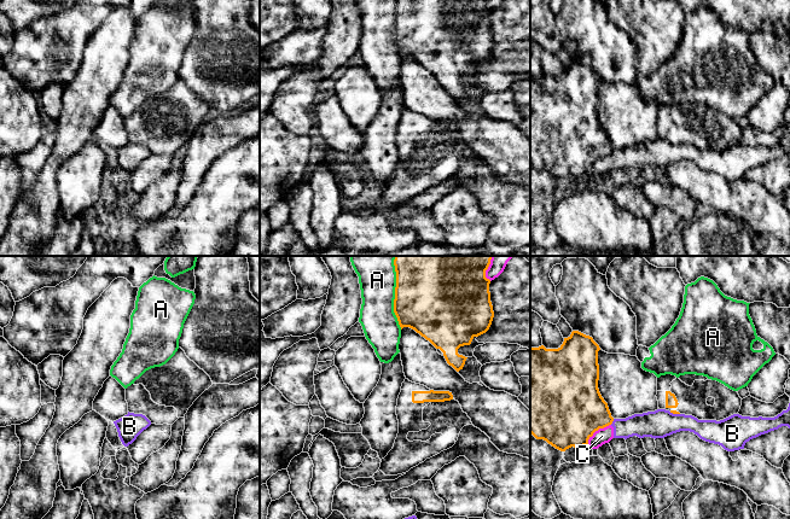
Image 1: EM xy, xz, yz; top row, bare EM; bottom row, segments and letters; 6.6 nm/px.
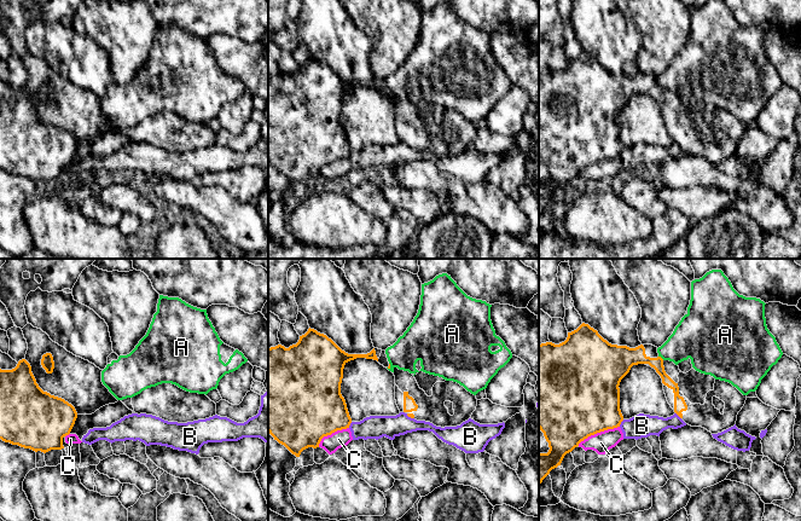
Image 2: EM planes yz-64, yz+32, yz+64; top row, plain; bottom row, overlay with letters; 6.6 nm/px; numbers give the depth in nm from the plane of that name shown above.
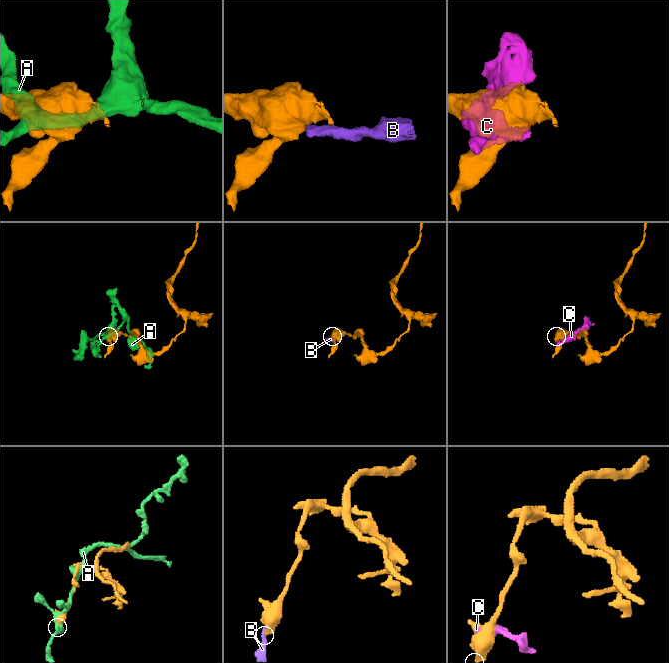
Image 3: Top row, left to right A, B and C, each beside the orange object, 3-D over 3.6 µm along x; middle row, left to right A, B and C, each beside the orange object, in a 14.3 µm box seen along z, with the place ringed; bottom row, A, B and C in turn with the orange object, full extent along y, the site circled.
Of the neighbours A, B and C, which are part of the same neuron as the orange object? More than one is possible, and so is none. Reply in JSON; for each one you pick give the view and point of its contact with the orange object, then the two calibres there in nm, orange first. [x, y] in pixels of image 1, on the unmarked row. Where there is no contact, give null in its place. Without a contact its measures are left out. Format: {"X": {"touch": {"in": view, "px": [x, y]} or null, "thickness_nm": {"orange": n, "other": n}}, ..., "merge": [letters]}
{"merge": []}

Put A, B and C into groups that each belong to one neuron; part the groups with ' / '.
A / B C

